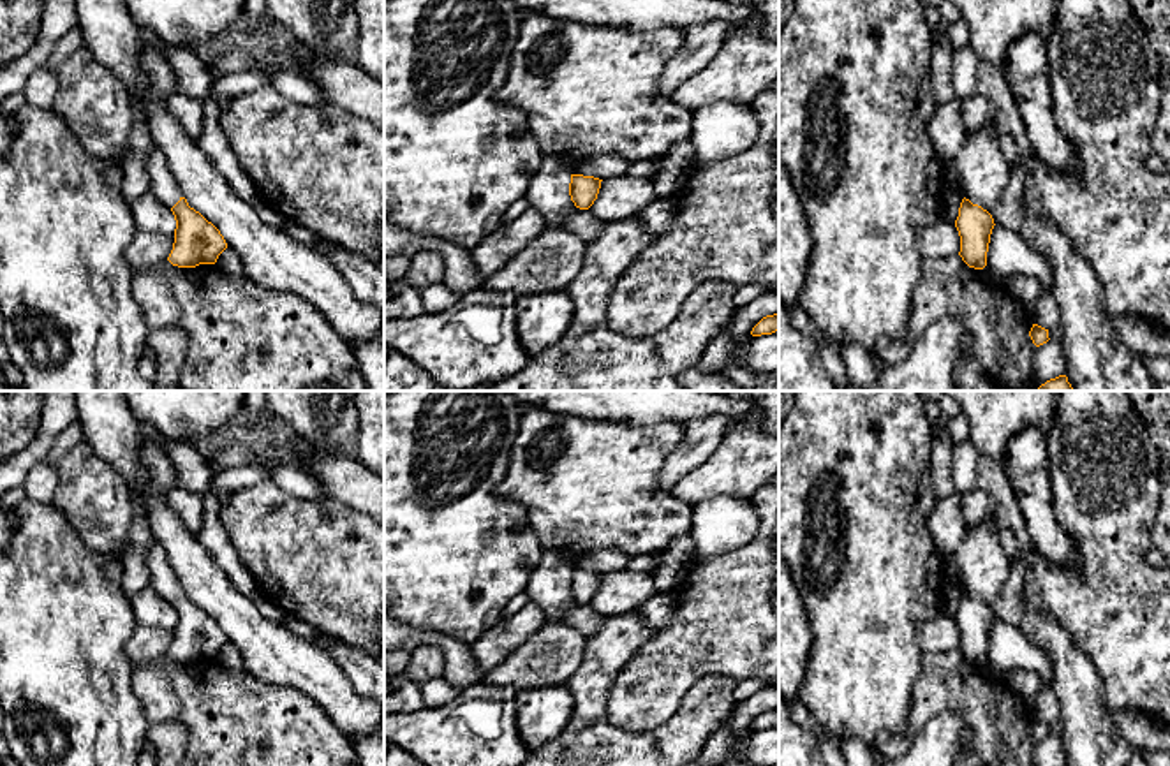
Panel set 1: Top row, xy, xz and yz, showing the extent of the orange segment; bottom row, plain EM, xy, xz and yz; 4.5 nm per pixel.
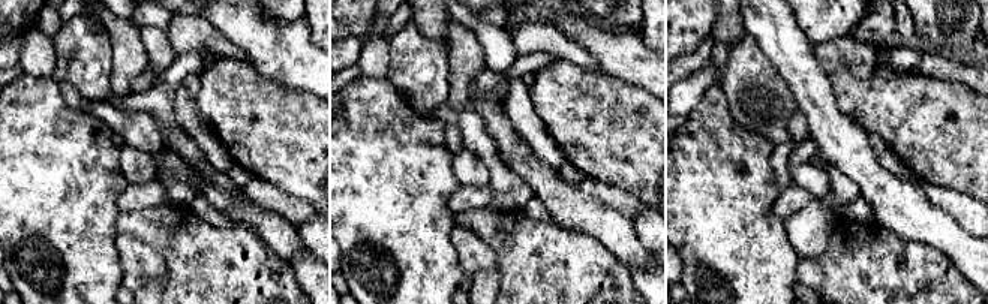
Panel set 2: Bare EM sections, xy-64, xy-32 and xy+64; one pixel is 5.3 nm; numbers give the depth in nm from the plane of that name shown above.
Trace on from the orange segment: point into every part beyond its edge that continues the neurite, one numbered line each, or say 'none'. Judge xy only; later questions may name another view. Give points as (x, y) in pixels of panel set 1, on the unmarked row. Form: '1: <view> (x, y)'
1: xy (162, 580)

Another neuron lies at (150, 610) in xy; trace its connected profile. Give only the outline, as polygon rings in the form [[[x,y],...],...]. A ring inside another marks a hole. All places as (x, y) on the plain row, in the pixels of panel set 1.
[[[152,586],[130,599],[139,625],[174,630],[176,615],[171,602],[164,600]]]

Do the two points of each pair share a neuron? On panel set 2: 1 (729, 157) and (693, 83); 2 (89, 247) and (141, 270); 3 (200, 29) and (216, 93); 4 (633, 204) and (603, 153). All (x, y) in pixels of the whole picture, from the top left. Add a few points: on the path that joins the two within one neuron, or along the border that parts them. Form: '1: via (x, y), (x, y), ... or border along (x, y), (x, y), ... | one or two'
1: border along (714, 83), (685, 116) | two
2: border along (117, 231), (116, 247), (122, 270), (122, 285) | two
3: border along (219, 57), (234, 57), (239, 60) | two
4: border along (592, 178), (633, 193), (646, 207) | two

